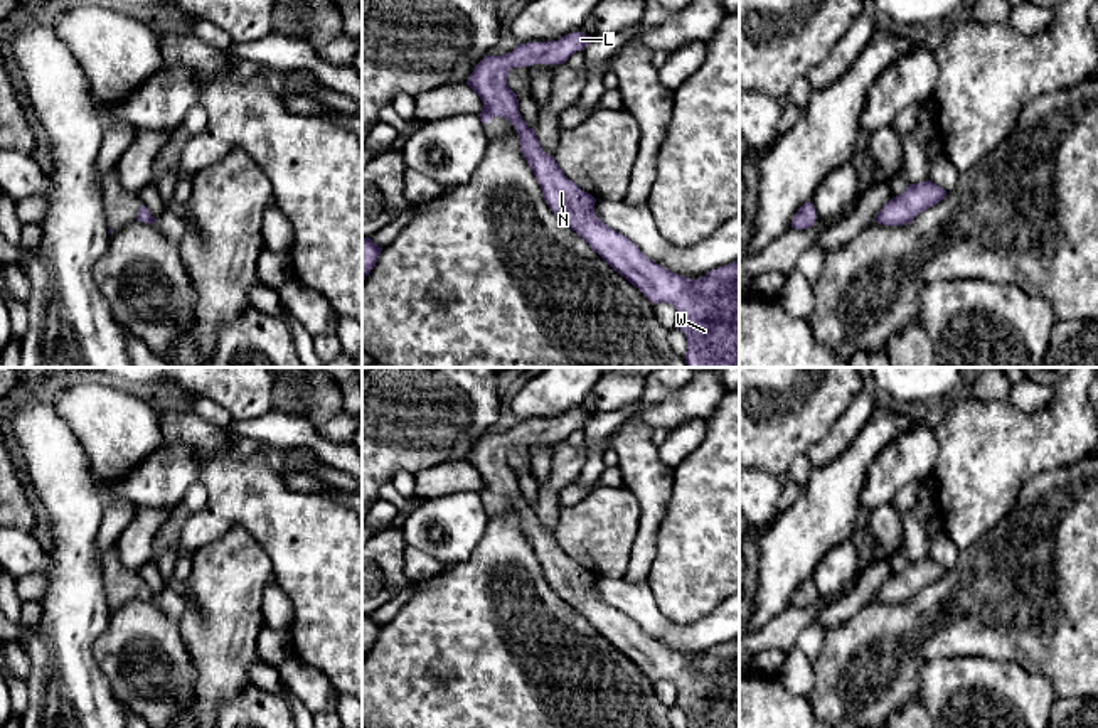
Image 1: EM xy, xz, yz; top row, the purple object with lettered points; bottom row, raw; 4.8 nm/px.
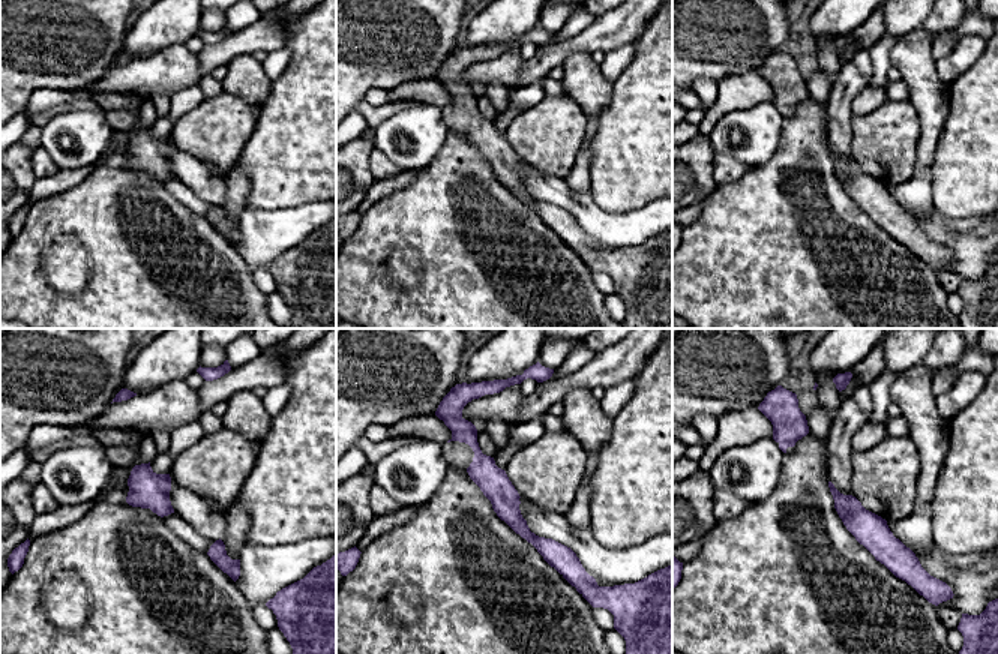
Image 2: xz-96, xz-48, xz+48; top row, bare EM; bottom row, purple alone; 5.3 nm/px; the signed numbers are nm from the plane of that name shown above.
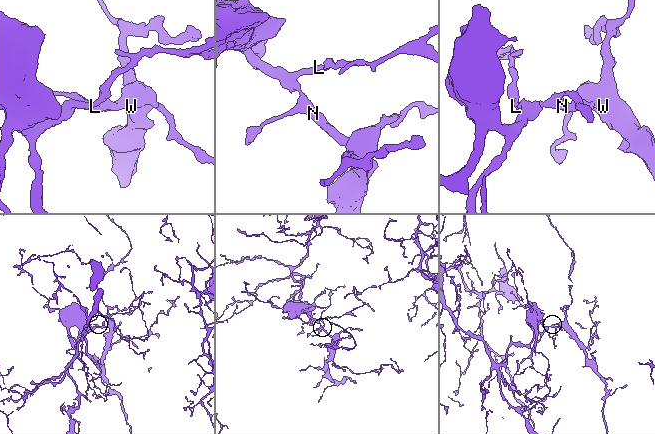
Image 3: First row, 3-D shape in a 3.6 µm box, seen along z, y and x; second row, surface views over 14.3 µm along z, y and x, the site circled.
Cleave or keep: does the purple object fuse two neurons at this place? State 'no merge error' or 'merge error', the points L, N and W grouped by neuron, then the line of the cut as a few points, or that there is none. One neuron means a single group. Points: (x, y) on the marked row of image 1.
no merge error; L N W; no cut

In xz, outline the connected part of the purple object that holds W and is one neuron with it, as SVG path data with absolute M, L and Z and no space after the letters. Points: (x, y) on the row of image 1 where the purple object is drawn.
M578 30L557 40L519 44L504 56L485 56L466 81L483 103L480 121L507 118L519 133L520 152L552 212L652 303L675 307L677 329L687 339L687 367L739 367L739 260L697 280L648 260L635 243L596 216L596 199L564 175L520 116L517 94L507 86L509 71L532 64L564 64L591 40L591 35Z

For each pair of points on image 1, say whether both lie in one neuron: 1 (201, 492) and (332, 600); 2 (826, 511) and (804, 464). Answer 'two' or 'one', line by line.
1: two
2: two

